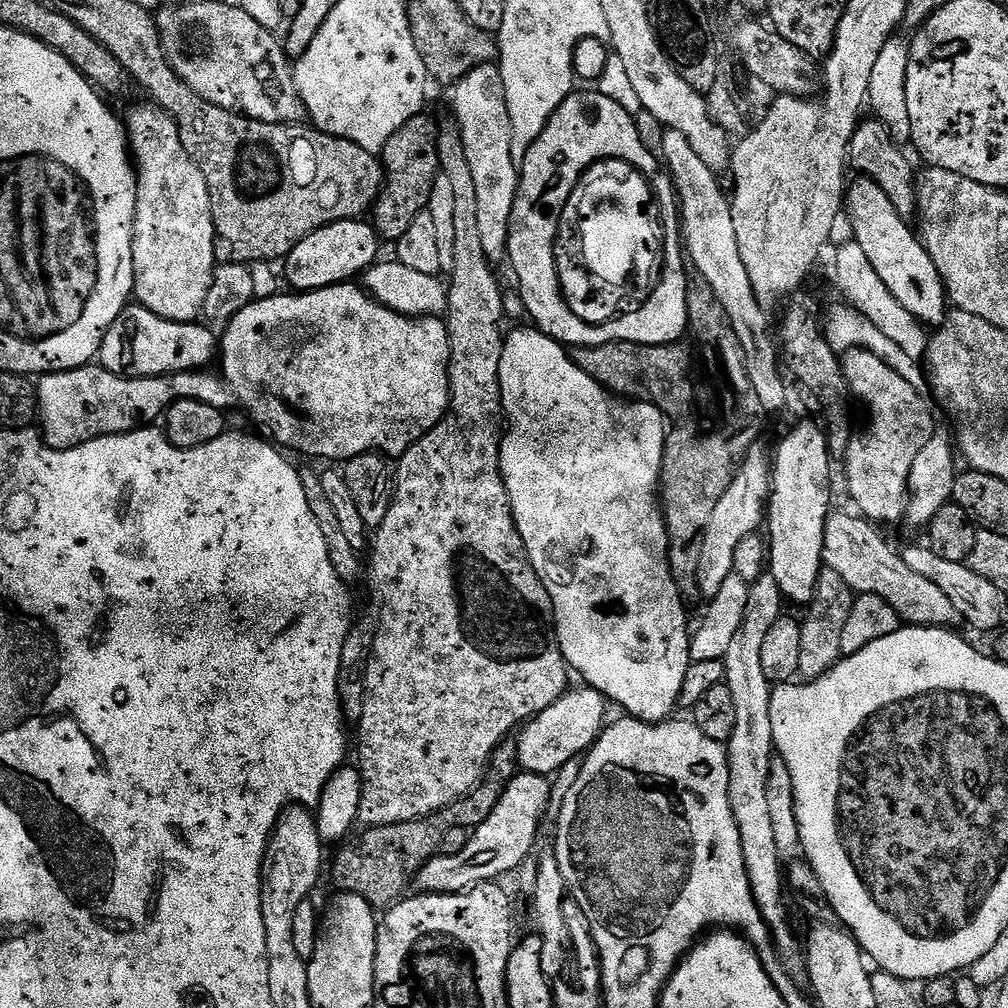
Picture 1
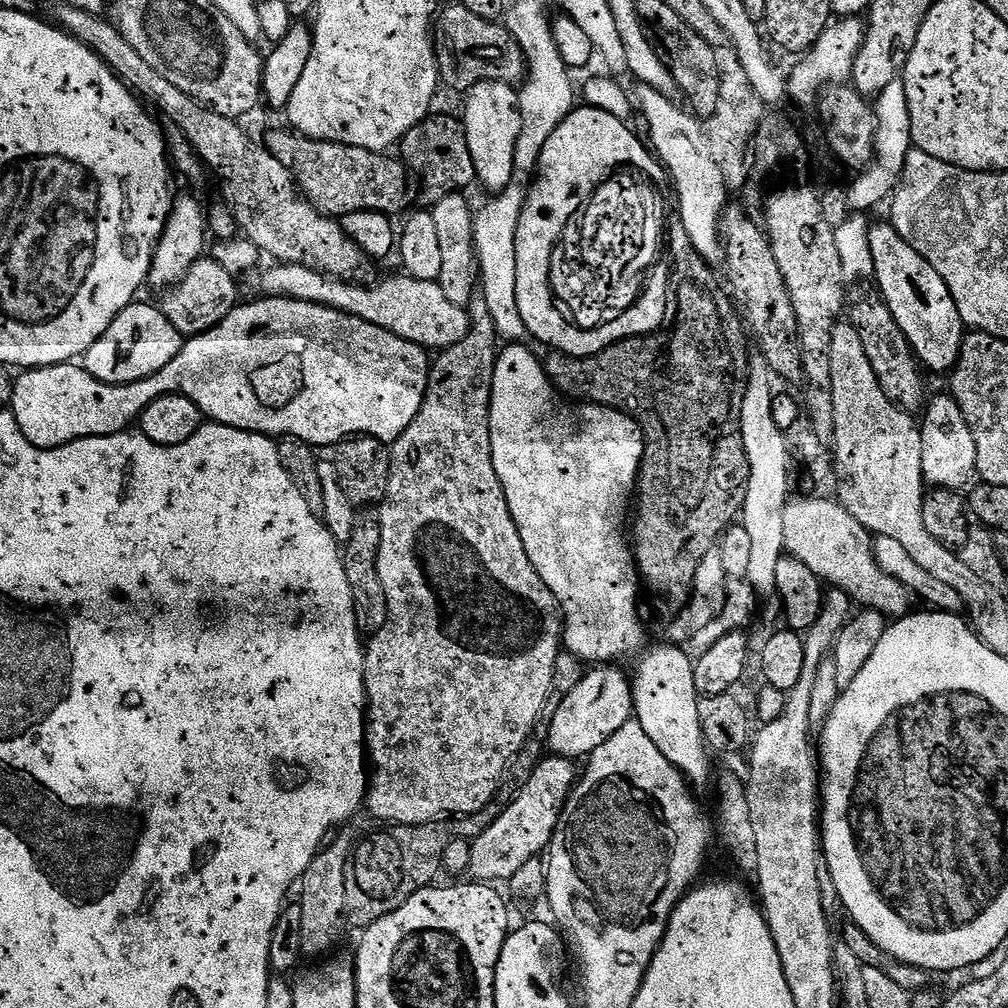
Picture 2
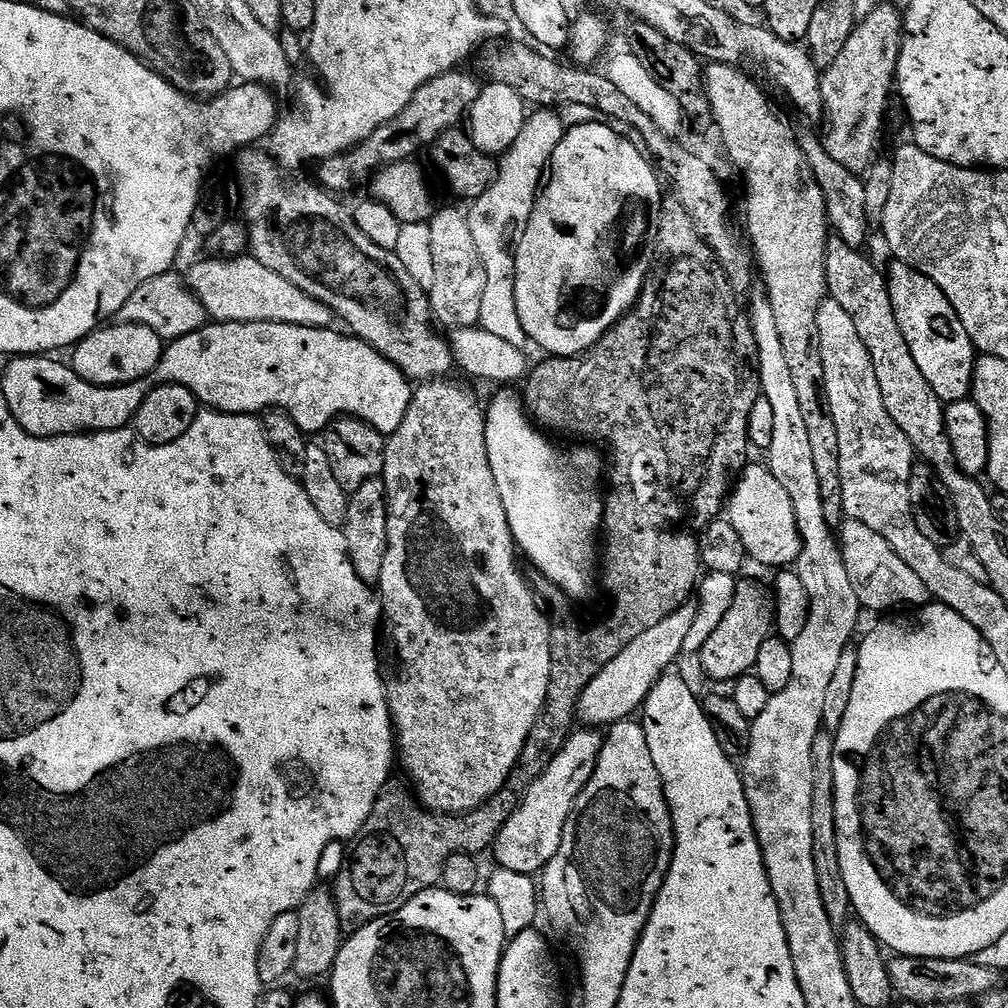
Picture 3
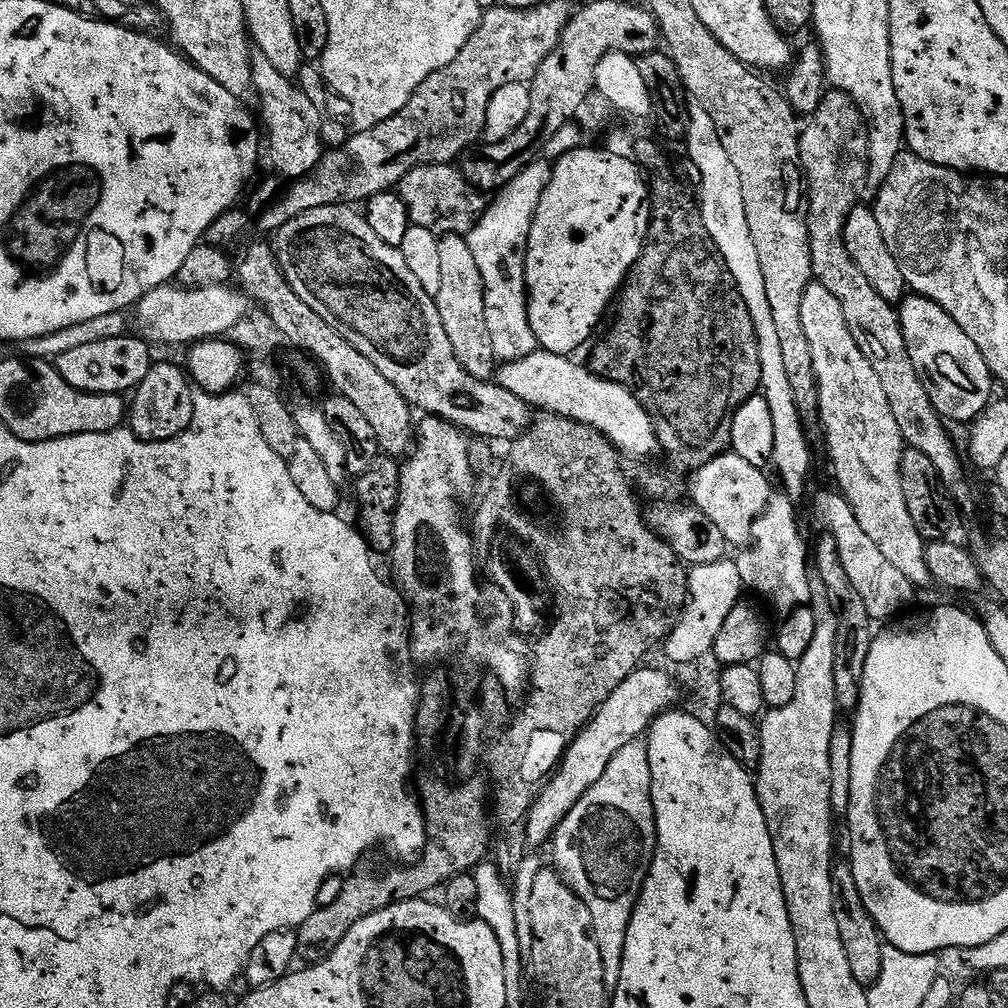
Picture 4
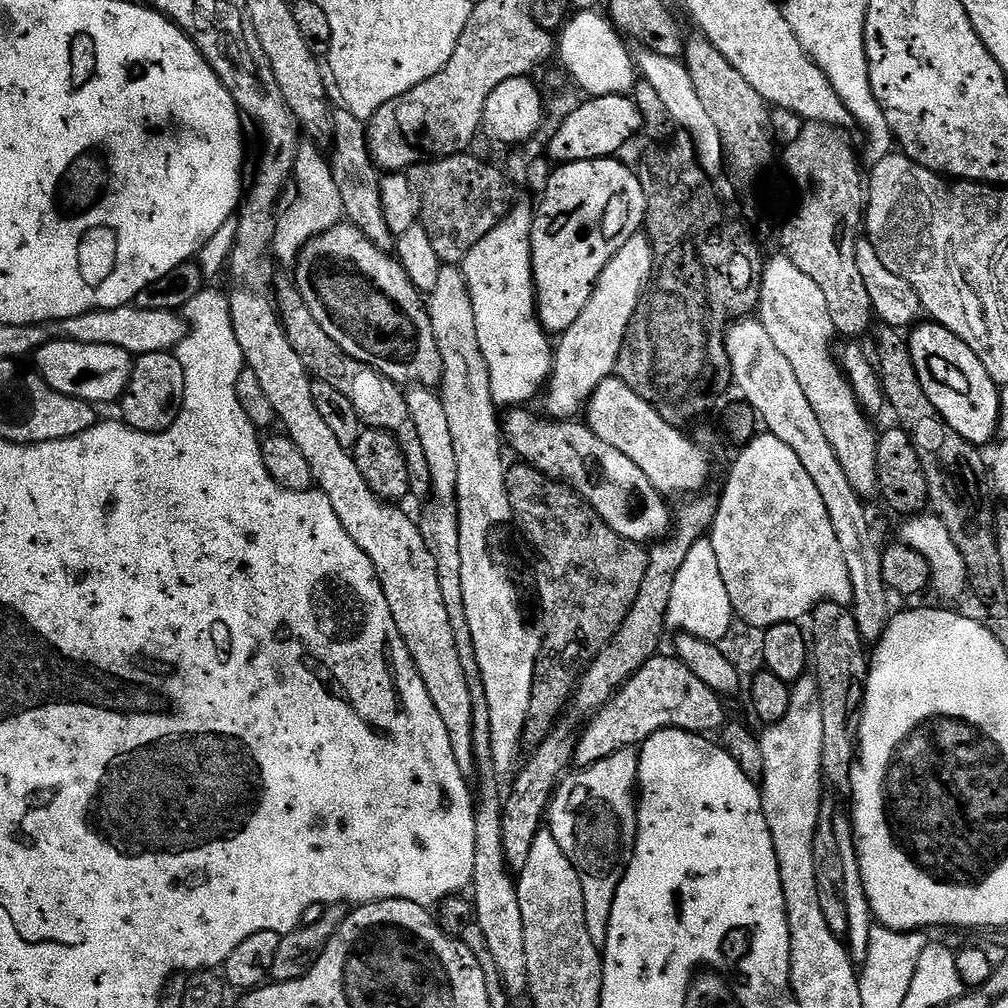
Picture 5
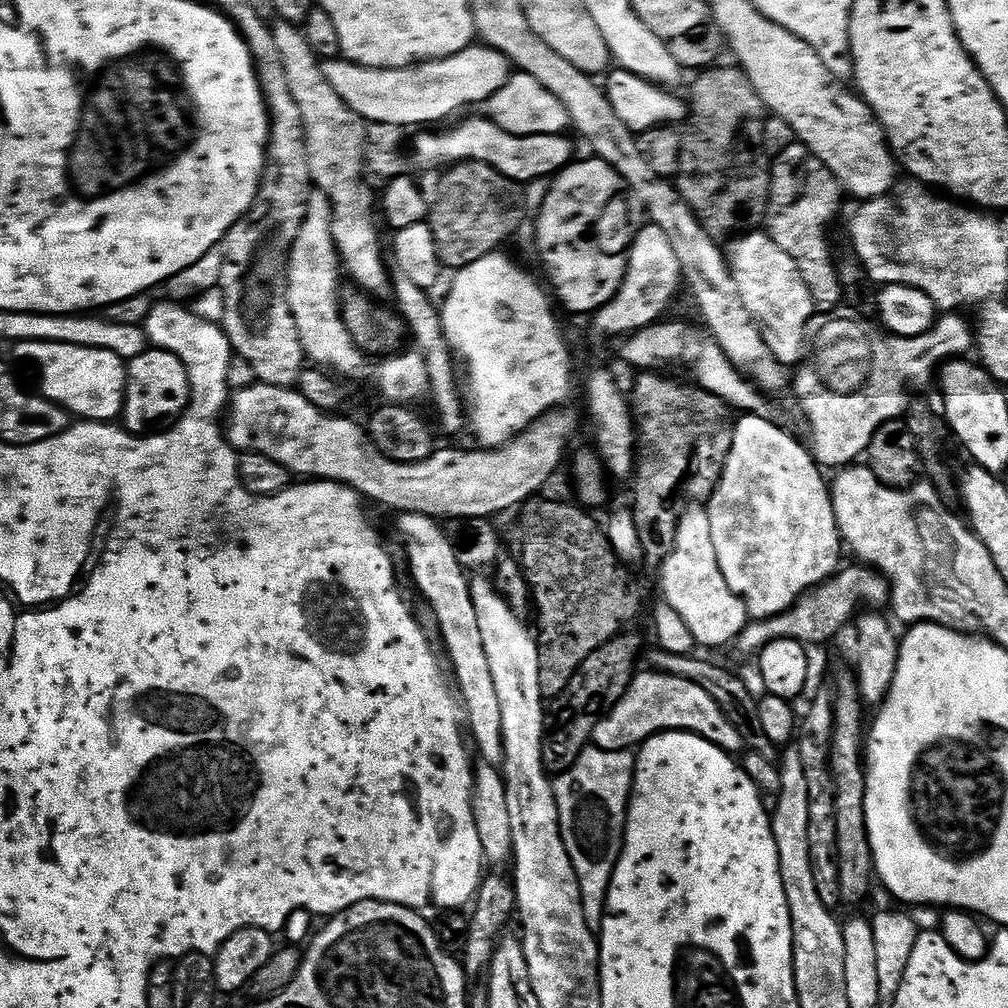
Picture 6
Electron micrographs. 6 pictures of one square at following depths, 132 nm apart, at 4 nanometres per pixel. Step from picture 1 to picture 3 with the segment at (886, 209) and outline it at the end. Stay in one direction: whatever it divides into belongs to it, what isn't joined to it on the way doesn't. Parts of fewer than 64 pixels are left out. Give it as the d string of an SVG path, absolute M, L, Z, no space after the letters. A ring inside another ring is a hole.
M892 262L886 268L886 279L902 338L906 338L914 362L918 362L918 370L922 370L926 382L930 382L934 394L945 406L969 399L976 366L974 349L970 334L966 334L966 326L962 326L954 306L950 306L950 298L946 298L926 274L914 270L909 264Z

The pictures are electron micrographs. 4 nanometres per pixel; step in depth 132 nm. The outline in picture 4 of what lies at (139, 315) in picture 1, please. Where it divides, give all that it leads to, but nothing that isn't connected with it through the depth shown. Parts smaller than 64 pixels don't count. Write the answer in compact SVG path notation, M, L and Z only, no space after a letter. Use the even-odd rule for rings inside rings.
M125 334L118 338L106 338L102 342L90 342L90 346L77 346L76 349L59 356L54 363L62 378L78 390L102 394L128 394L152 369L154 357L151 350L153 351L149 341L136 334Z

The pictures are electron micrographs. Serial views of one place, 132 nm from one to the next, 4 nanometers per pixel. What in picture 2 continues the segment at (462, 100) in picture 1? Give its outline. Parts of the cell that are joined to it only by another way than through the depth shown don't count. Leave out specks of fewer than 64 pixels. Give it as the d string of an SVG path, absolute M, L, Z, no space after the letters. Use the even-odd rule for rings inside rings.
M487 80L469 88L463 100L462 123L466 142L470 146L470 158L474 158L476 179L489 188L489 193L506 190L514 174L514 150L518 146L518 134L522 130L517 89L510 84Z

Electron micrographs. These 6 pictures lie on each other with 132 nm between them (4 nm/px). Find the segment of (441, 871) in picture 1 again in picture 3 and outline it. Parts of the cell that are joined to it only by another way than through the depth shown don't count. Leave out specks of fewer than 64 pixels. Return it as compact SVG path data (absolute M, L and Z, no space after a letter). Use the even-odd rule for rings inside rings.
M588 726L581 729L581 732L580 729L573 731L556 757L548 763L548 769L524 793L506 826L502 826L494 845L496 864L499 867L535 877L543 873L554 854L558 854L558 846L562 846L562 834L566 830L572 805L590 782L604 745L604 736L596 733L599 731Z

